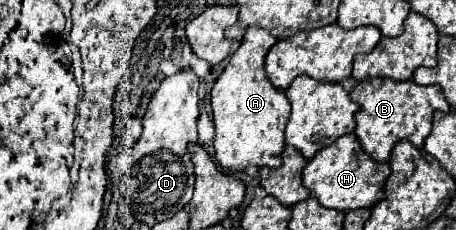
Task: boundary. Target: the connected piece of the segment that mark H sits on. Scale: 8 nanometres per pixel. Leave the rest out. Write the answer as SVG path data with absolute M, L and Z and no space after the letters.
M353 133L339 137L333 145L321 149L303 171L303 185L317 197L317 201L329 209L337 211L353 211L361 207L373 207L377 201L383 199L383 187L389 179L389 165L375 163L365 155L357 137Z

